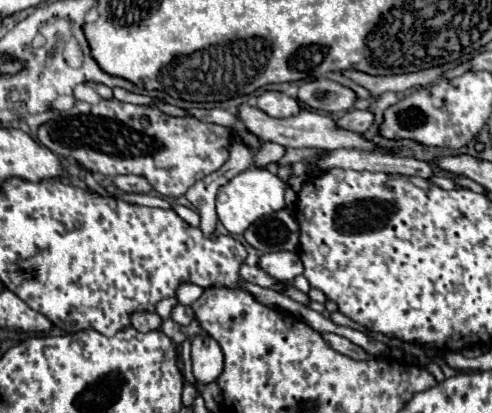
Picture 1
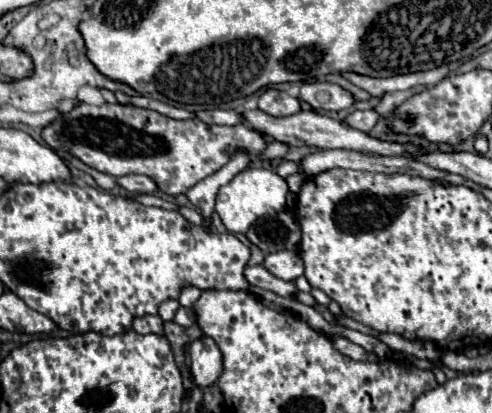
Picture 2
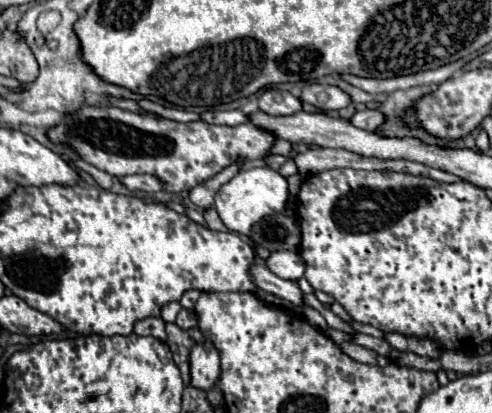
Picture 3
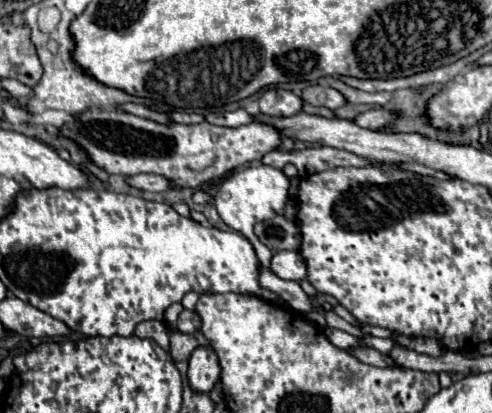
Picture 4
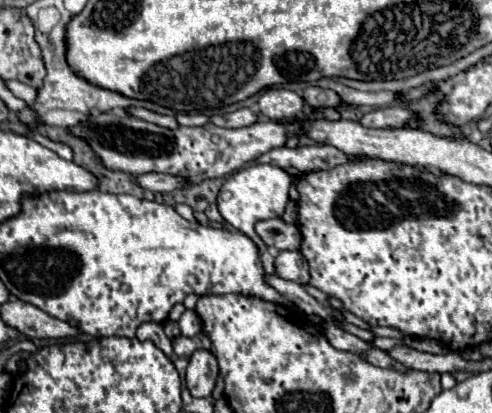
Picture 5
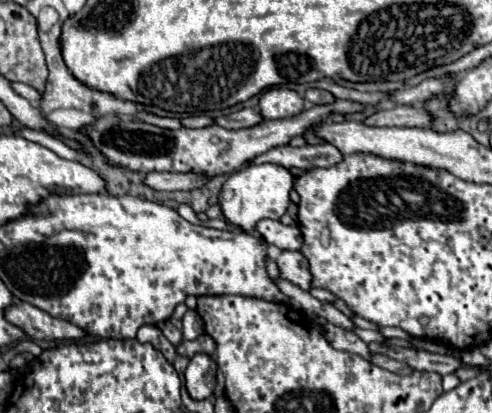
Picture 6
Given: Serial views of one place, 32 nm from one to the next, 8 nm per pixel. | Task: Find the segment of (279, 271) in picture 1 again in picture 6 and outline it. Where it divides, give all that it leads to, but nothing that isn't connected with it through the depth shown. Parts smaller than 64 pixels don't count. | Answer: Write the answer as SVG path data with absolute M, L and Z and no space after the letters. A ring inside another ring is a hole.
M284 250L278 256L276 264L278 264L278 270L280 270L280 278L290 280L292 284L298 284L304 290L310 290L310 286L312 286L310 284L310 280L312 280L310 266L308 266L308 260L300 252Z

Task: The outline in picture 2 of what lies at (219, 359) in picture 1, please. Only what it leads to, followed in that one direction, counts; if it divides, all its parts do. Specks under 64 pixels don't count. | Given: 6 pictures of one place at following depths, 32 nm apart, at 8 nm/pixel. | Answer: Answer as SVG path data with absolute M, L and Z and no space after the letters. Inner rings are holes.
M200 336L190 346L194 384L206 388L214 384L222 372L222 352L210 336Z

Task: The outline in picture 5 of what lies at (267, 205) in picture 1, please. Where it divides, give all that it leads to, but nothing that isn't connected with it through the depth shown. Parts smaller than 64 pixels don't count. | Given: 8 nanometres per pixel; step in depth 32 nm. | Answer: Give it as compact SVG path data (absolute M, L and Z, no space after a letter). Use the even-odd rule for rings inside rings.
M256 164L256 166L246 166L238 172L234 172L220 188L216 204L218 210L224 218L224 222L228 222L230 226L234 226L236 230L240 230L242 234L246 234L248 238L252 238L258 244L258 236L254 232L254 224L258 220L266 220L266 218L276 218L284 214L284 208L288 204L288 190L292 186L292 178L276 166L270 164Z

